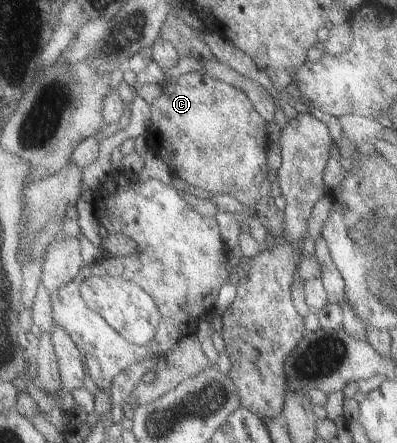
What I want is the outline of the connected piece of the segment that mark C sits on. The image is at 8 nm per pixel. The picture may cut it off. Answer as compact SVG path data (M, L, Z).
M204 68L166 82L164 91L150 102L149 109L149 127L145 130L147 150L152 150L151 153L157 158L162 158L168 164L169 172L188 185L214 195L230 196L248 207L256 202L259 185L270 170L266 163L269 142L263 118L238 88L215 80L209 68Z

